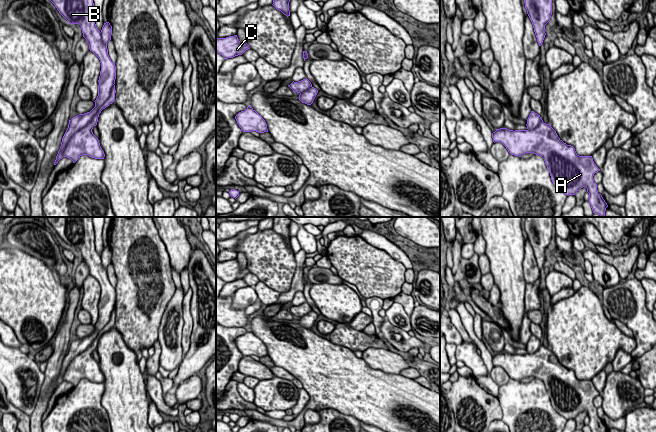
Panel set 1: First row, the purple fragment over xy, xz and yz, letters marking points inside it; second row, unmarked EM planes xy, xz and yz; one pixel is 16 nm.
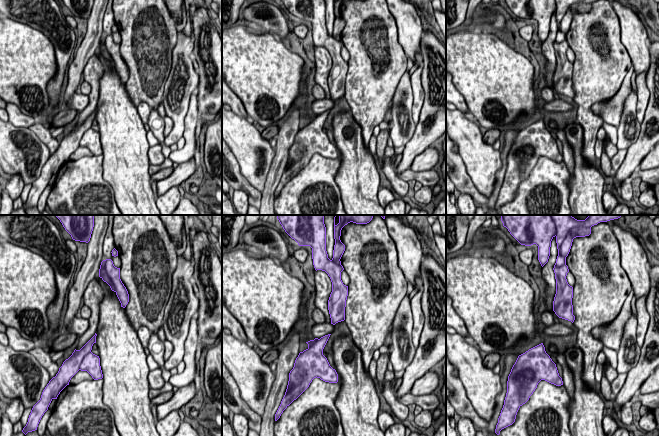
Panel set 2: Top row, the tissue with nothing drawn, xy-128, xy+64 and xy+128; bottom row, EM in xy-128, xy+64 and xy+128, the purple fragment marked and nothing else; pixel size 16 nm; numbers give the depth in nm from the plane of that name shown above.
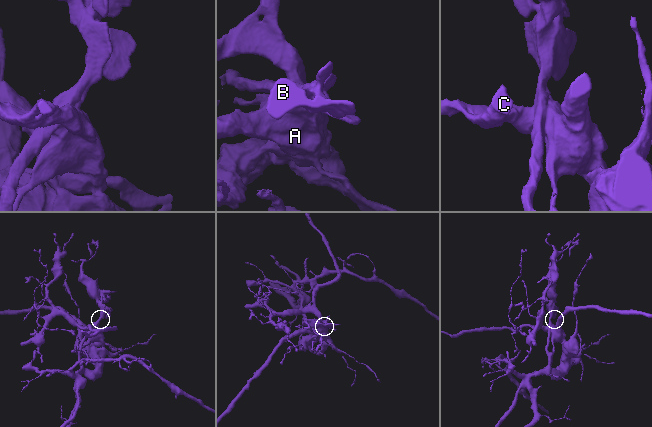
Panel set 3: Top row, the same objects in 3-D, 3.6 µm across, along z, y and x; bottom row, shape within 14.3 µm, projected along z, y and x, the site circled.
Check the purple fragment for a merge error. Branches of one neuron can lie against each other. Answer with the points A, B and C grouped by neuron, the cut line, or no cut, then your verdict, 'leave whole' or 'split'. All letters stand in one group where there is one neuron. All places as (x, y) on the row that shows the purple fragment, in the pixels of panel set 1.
A C / B; cut in xy along (114, 85), (109, 98), (71, 137), (63, 156); split

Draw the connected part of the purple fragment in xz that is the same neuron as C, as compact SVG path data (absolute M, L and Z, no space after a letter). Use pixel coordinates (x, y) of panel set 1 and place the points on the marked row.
M237 35L226 38L216 38L216 52L225 59L242 55L248 49L250 49L249 45L247 43L242 45Z

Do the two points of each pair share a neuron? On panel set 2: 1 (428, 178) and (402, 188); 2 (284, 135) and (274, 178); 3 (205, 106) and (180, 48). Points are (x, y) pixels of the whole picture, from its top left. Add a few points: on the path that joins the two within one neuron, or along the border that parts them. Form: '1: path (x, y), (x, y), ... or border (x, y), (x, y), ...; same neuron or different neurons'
1: border (398, 176), (407, 182); different neurons
2: path (282, 146), (278, 167); same neuron
3: border (198, 72), (198, 86), (195, 91); different neurons

